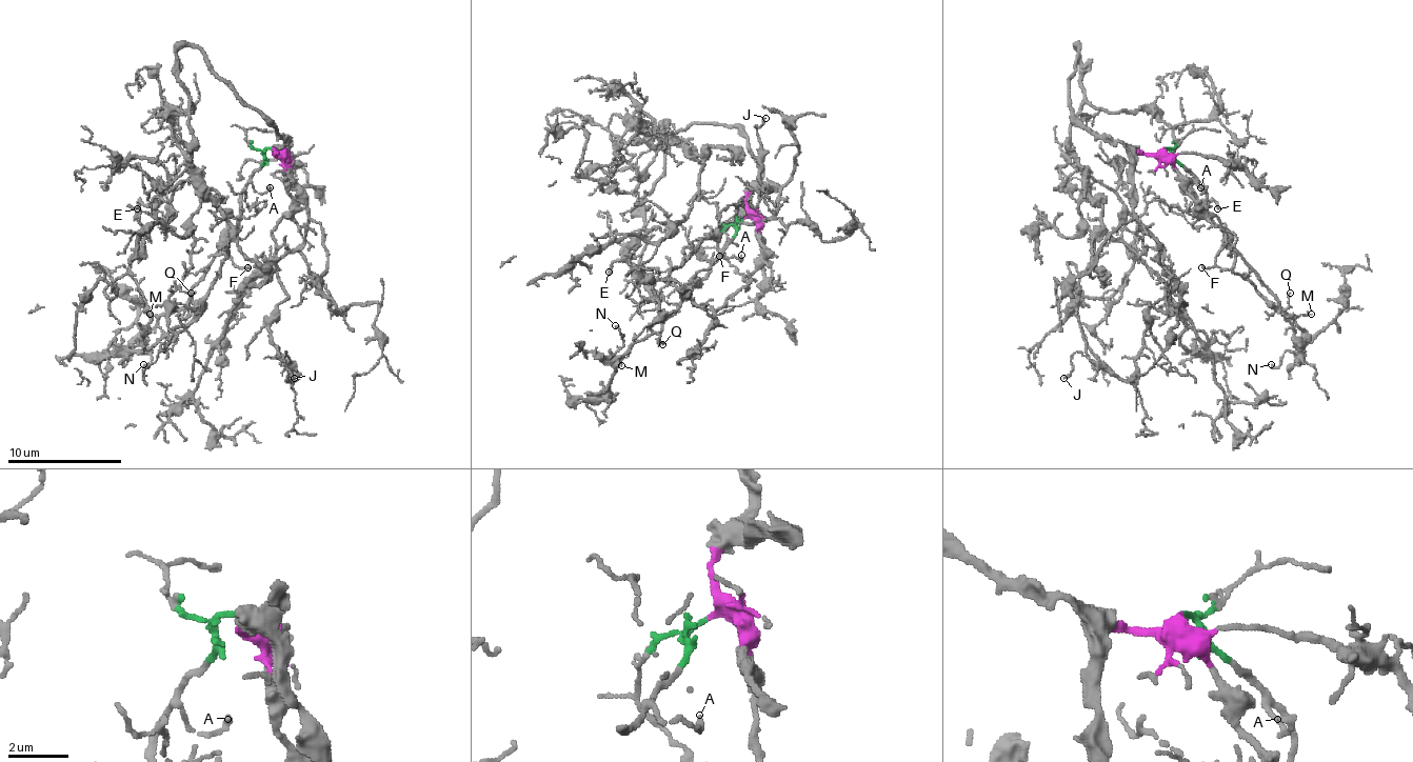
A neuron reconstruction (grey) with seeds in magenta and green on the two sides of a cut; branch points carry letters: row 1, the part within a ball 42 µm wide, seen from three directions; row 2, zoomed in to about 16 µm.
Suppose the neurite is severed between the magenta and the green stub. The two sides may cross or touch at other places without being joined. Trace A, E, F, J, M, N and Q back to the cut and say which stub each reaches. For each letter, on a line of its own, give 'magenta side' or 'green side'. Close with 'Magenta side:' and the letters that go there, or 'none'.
A: green side
E: magenta side
F: green side
J: magenta side
M: green side
N: green side
Q: green side
Magenta side: E, J

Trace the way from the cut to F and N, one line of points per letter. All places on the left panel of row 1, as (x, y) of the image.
F: (272, 149), (243, 189), (237, 223), (225, 235), (223, 252), (237, 266), (249, 266)
N: (272, 149), (243, 189), (240, 221), (188, 300), (163, 315), (132, 348), (152, 352), (152, 363), (143, 363)

